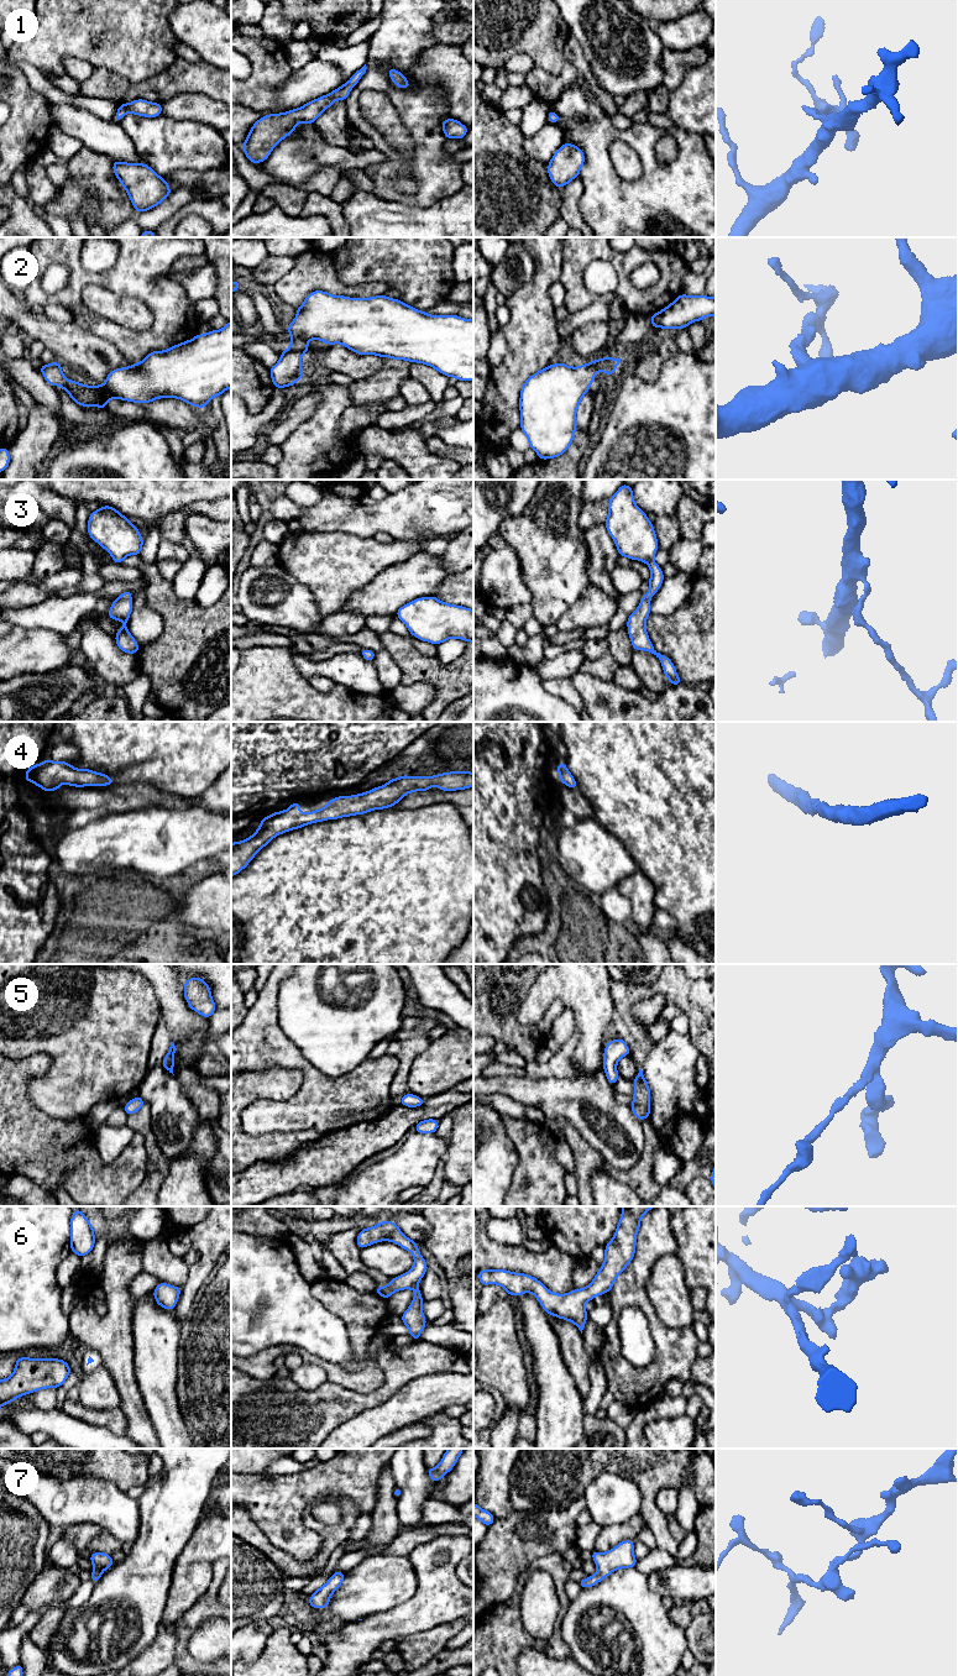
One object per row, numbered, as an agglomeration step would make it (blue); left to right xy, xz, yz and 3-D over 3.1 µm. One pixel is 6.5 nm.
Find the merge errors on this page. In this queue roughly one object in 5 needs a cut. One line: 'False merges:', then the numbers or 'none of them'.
False merges: none of them

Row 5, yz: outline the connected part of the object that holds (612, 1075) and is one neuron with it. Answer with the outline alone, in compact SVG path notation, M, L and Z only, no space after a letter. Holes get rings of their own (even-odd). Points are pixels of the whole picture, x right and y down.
M616 1038L606 1043L603 1053L603 1070L612 1086L621 1077L617 1072L617 1063L624 1056L632 1056L632 1053L623 1038Z

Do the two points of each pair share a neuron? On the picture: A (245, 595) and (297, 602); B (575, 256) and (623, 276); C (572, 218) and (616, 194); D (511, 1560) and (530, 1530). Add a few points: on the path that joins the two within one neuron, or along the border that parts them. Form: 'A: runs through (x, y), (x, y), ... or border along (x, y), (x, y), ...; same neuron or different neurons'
A: runs through (257, 597), (284, 600); same neuron
B: runs through (589, 253), (608, 253), (617, 262); same neuron
C: border along (582, 186), (580, 215), (586, 224); different neurons
D: runs through (511, 1553), (523, 1538); same neuron

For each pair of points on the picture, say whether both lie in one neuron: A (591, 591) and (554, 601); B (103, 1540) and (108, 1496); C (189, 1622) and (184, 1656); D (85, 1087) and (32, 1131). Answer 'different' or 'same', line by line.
A: different
B: different
C: same
D: different

